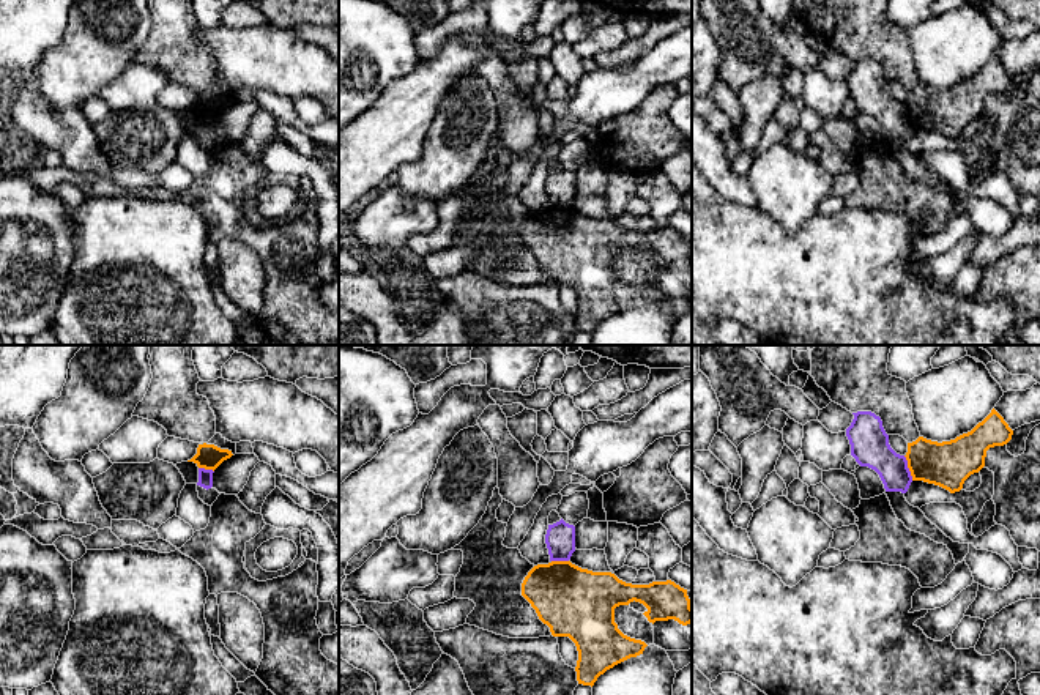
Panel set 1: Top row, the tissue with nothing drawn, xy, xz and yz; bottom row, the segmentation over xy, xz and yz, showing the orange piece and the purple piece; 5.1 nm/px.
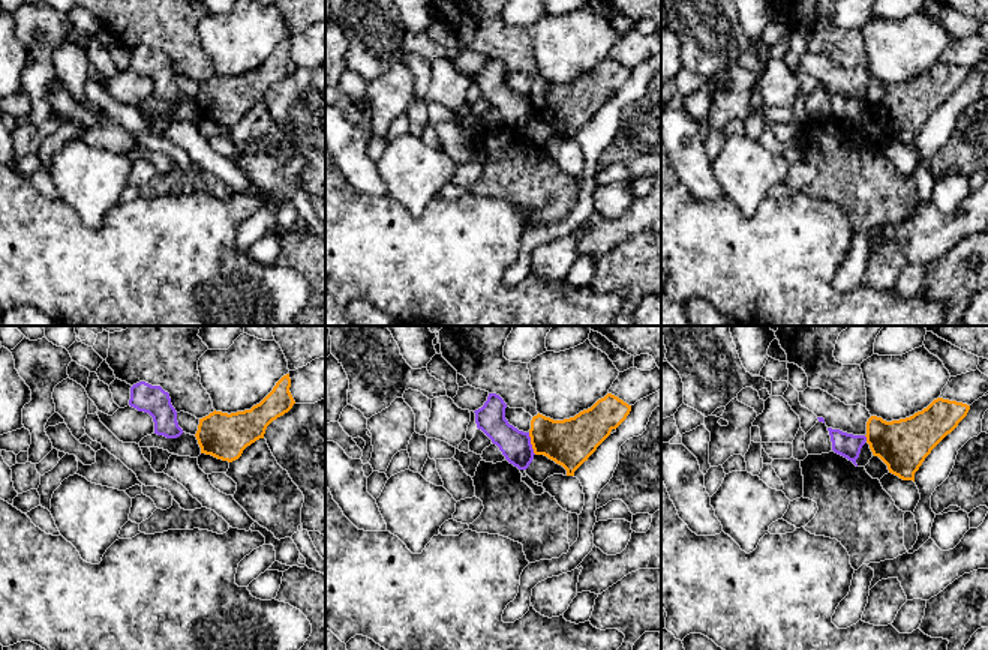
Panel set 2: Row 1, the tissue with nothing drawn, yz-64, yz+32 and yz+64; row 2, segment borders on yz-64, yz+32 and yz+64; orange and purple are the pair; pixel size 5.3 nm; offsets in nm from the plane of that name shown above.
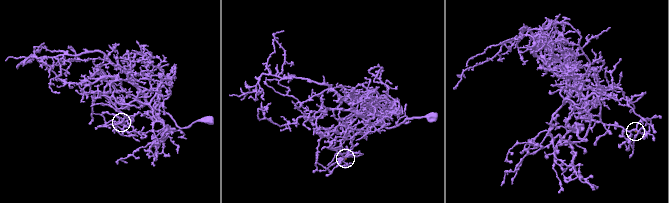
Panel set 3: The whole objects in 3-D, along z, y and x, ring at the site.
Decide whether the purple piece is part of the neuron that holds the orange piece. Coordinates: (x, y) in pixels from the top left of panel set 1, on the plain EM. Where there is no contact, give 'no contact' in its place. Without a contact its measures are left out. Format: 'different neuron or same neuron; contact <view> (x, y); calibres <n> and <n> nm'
different neuron; contact yz (908, 114); calibres 240 and 190 nm

